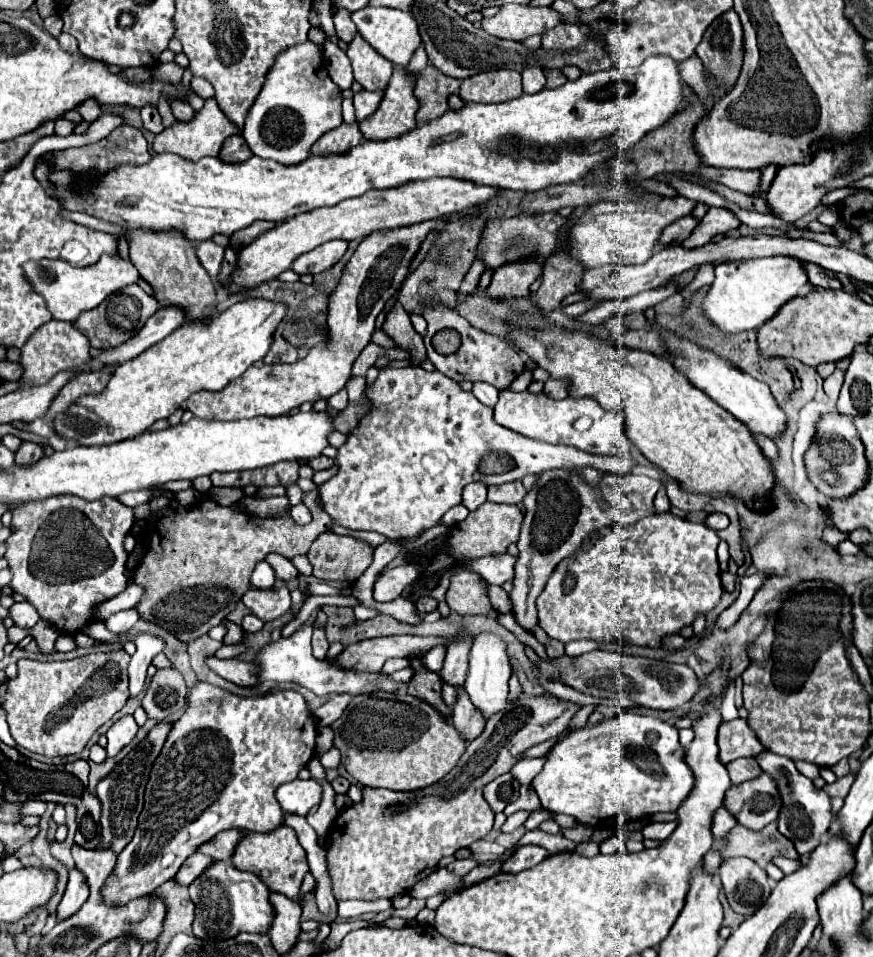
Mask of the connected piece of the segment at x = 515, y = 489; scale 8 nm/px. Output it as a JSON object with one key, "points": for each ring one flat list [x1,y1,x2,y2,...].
{"points":[[522,481,504,483,504,485,492,485,488,487,488,501,492,503,520,503,526,495,526,489]]}

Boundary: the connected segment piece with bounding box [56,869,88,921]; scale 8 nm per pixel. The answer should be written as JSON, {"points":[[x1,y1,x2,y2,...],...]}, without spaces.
{"points":[[72,869,64,897,56,909,56,919,62,921,62,919,72,917,84,905,86,899,88,899,88,885,84,885,84,877,80,877,80,873]]}

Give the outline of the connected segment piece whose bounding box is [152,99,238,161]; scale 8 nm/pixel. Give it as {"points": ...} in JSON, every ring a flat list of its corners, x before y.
{"points":[[208,99,204,103,204,107,196,113,194,121,190,121,190,123,180,123,178,121,170,129,164,129,162,133,158,133,156,139,154,139,154,143,152,143,152,149,156,153,168,151,168,153,176,153,176,155,180,155,184,159,198,161,202,157,216,157,218,151,220,151,220,147,222,147,222,143,224,143,224,139,228,139,230,135,236,135,236,133,238,133,236,125,232,125,232,123,226,121,224,113,216,105,216,99]]}

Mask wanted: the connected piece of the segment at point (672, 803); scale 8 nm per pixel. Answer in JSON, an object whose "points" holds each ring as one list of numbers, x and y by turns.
{"points":[[620,713,608,721,602,721,590,729,572,729,558,745,552,747,544,769,532,781,540,803,546,811,564,813,578,823,598,827,606,820,636,821,660,811,672,811,682,805,694,787,694,773,684,761,684,747,678,741,678,729,658,717,642,717,636,713]]}

